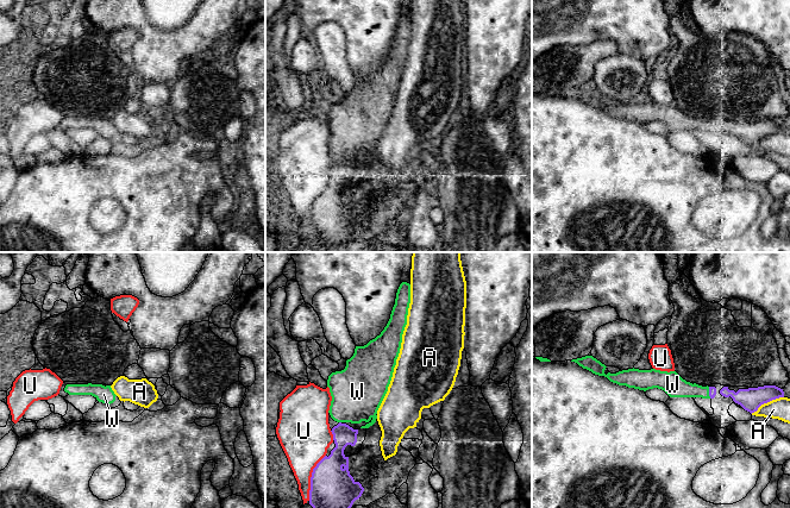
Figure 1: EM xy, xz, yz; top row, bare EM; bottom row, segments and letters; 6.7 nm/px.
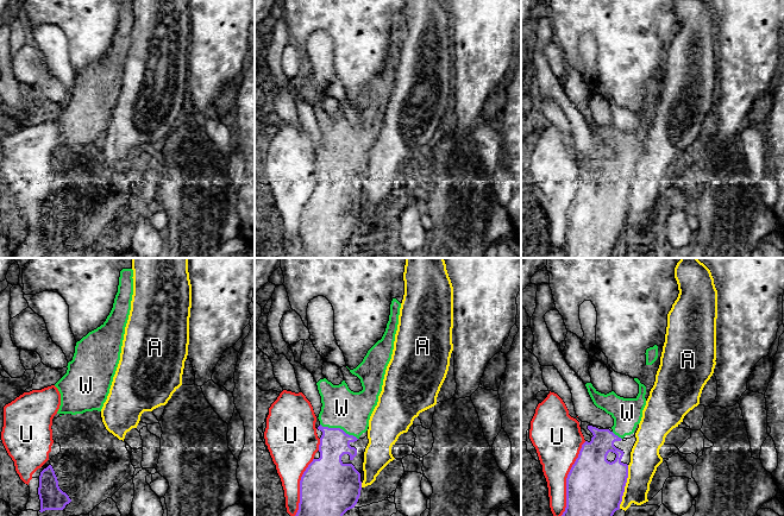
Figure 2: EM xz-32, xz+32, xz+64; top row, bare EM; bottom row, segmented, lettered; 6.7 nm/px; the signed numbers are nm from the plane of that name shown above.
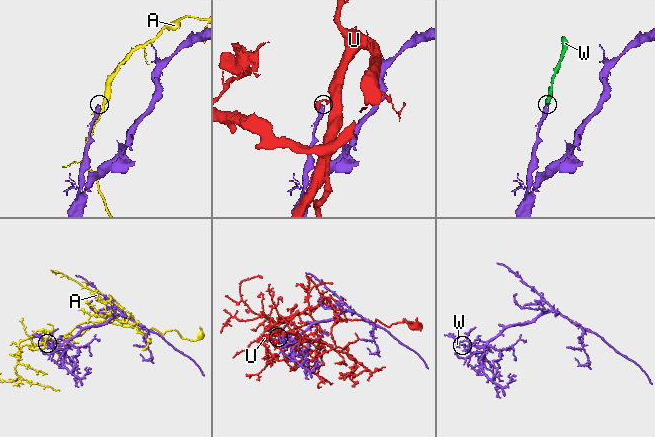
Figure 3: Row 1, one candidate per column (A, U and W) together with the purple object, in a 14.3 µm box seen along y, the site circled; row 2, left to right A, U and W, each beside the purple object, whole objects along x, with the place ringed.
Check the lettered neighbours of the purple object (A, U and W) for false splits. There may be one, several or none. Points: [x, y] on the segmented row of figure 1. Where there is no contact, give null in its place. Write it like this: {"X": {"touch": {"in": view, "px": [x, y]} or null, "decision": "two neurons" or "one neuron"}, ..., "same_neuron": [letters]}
{"A": {"touch": {"in": "yz", "px": [766, 402]}, "decision": "two neurons"}, "U": {"touch": {"in": "xz", "px": [311, 477]}, "decision": "two neurons"}, "W": {"touch": {"in": "yz", "px": [709, 393]}, "decision": "one neuron"}, "same_neuron": ["W"]}

